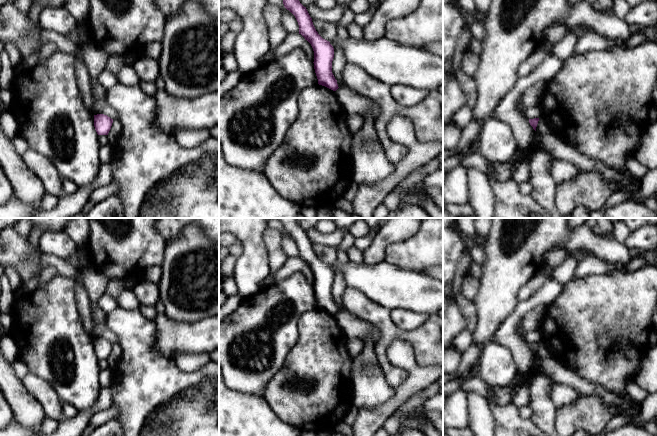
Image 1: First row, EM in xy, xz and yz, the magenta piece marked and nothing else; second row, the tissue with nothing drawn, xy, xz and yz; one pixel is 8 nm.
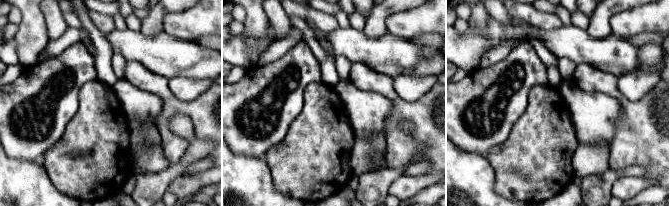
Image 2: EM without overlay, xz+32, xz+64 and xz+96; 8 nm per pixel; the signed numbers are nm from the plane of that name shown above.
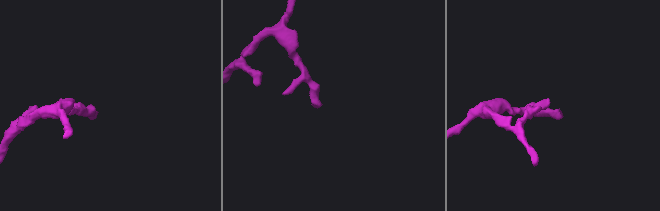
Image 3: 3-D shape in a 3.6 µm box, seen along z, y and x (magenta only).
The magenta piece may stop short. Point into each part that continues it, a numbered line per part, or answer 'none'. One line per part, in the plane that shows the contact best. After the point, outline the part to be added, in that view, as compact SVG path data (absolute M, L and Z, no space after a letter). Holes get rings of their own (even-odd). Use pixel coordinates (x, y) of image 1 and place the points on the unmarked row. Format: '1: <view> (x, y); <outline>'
none

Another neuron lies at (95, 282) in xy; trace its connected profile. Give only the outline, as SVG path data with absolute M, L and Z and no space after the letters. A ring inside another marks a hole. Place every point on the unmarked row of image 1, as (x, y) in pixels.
M93 265L81 270L81 279L94 310L94 328L90 332L90 335L94 339L104 338L111 343L117 343L117 336L107 325L107 313L98 305L98 301L105 293L110 280L100 269Z

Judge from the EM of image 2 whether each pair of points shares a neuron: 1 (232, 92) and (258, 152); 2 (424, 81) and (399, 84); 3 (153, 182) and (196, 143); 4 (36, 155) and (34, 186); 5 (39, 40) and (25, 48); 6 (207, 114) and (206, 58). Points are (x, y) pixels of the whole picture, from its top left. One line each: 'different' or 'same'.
1: same
2: same
3: same
4: different
5: same
6: different

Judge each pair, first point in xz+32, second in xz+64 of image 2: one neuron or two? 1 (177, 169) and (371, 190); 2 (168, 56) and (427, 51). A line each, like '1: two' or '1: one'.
1: one
2: two

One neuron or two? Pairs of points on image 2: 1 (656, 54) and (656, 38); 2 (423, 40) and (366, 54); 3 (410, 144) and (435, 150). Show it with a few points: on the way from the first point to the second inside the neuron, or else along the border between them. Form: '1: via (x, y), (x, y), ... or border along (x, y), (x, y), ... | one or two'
1: border along (659, 44), (645, 43), (639, 47) | two
2: border along (408, 40), (421, 46) | two
3: via (416, 141), (426, 141), (429, 144) | one

